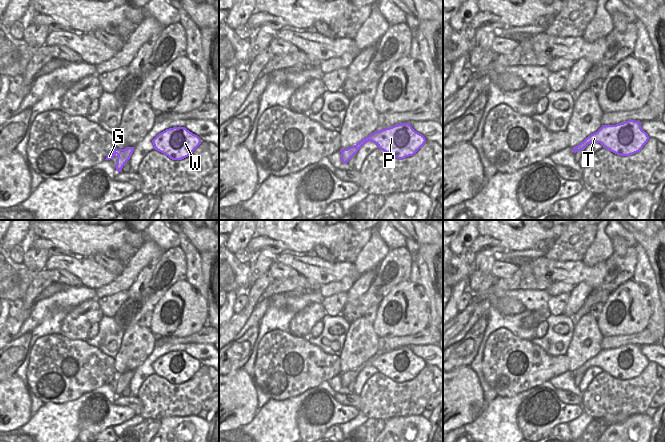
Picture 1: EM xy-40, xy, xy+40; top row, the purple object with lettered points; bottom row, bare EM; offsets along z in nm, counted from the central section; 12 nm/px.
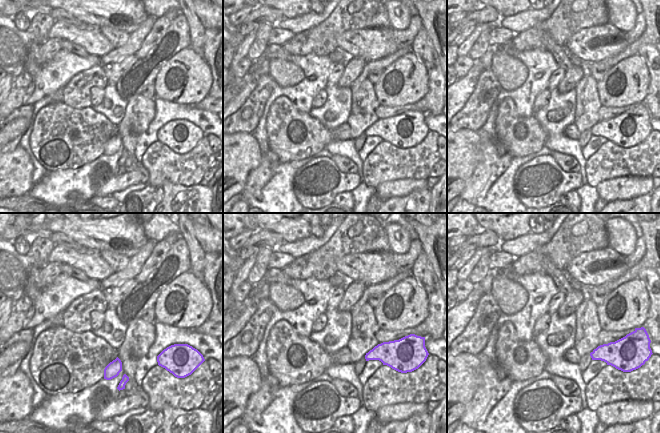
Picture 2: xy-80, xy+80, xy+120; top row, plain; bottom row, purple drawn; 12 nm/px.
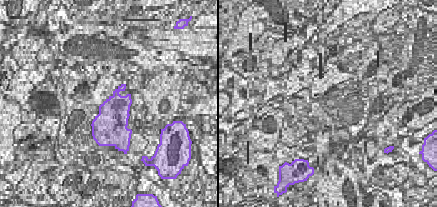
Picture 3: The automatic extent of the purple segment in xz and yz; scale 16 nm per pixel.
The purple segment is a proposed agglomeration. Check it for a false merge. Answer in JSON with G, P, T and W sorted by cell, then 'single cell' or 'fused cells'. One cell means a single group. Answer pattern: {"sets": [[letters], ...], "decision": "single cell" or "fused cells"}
{"sets": [["G", "P", "T", "W"]], "decision": "single cell"}

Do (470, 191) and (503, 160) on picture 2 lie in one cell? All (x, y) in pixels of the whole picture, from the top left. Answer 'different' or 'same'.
same

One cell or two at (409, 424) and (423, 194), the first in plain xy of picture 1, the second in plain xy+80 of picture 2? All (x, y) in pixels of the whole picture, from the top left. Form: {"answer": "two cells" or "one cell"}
{"answer": "one cell"}

